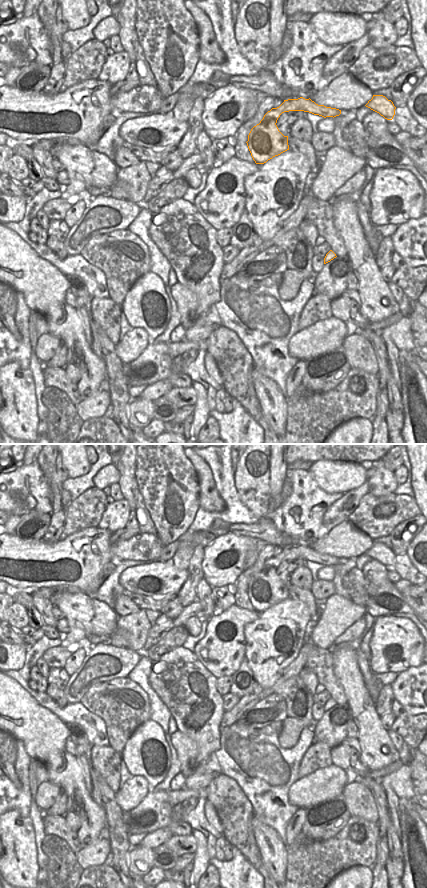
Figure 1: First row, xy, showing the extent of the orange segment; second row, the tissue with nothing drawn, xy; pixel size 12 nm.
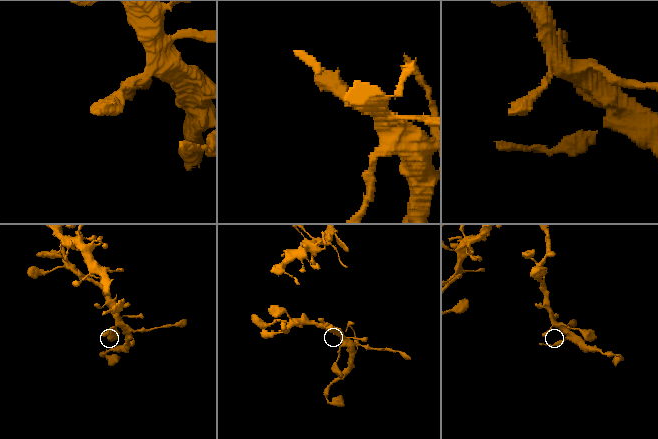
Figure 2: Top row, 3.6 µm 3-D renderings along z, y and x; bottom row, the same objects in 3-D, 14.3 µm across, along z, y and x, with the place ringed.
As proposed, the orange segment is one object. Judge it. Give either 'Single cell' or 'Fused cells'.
Single cell

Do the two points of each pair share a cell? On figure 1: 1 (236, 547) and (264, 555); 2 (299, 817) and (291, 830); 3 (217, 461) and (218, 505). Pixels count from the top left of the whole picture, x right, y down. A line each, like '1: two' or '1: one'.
1: two
2: one
3: two

